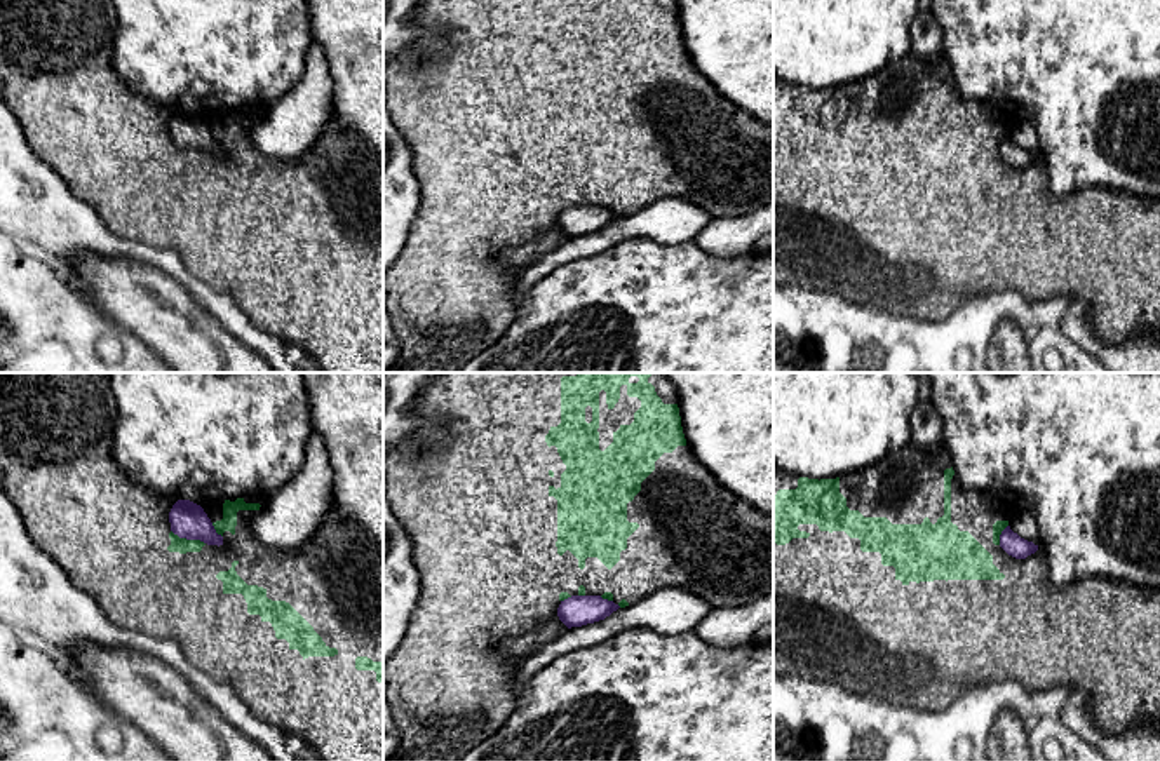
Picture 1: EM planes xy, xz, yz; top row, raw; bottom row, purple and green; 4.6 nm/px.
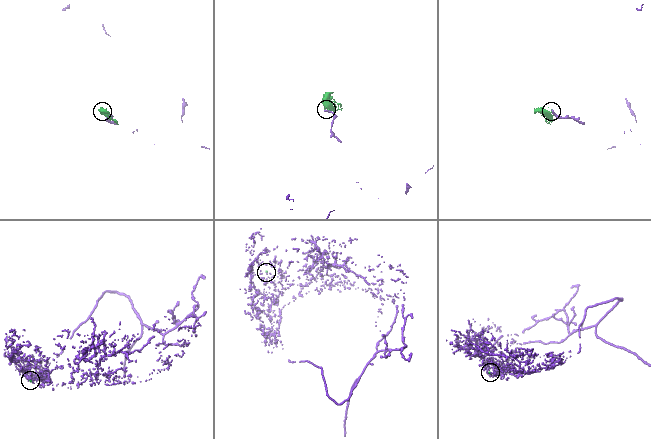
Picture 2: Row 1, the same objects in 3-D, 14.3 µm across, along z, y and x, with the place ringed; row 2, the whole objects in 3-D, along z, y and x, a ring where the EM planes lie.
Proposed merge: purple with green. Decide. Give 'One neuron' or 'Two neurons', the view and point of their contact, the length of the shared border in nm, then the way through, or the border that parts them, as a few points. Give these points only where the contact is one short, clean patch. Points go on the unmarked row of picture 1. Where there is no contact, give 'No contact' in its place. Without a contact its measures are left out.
Two neurons. Touches purple at xy (188, 148). Shared border 170 nm. Boundary: xy (171, 140), (180, 147), (199, 148), (204, 154)

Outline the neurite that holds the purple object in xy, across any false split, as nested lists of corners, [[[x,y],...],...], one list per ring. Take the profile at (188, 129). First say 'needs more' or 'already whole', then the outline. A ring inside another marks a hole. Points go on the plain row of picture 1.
already whole | [[[178,110],[169,122],[171,141],[179,148],[200,150],[207,155],[223,155],[204,118],[190,110]]]

